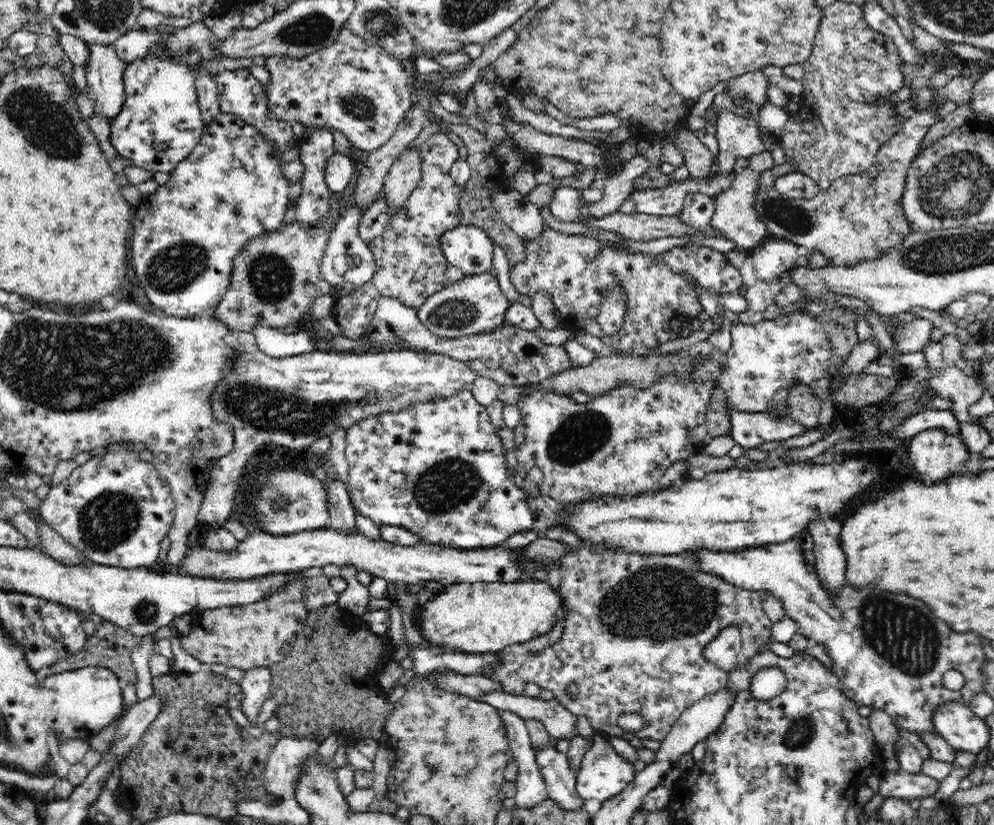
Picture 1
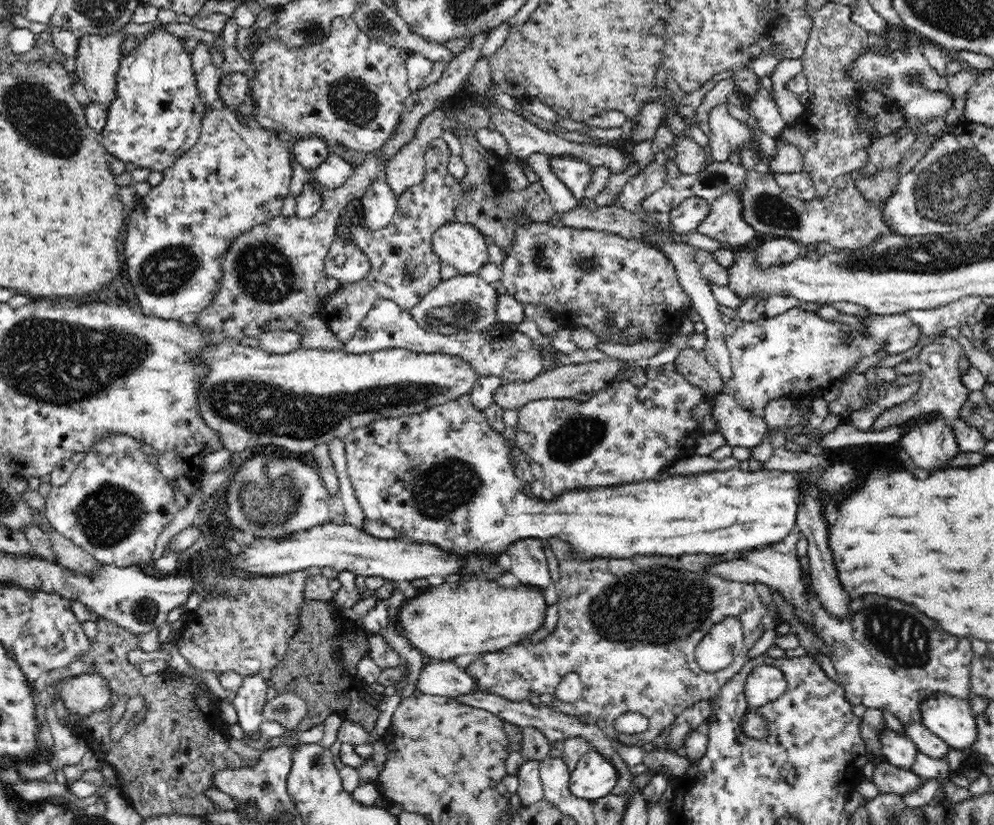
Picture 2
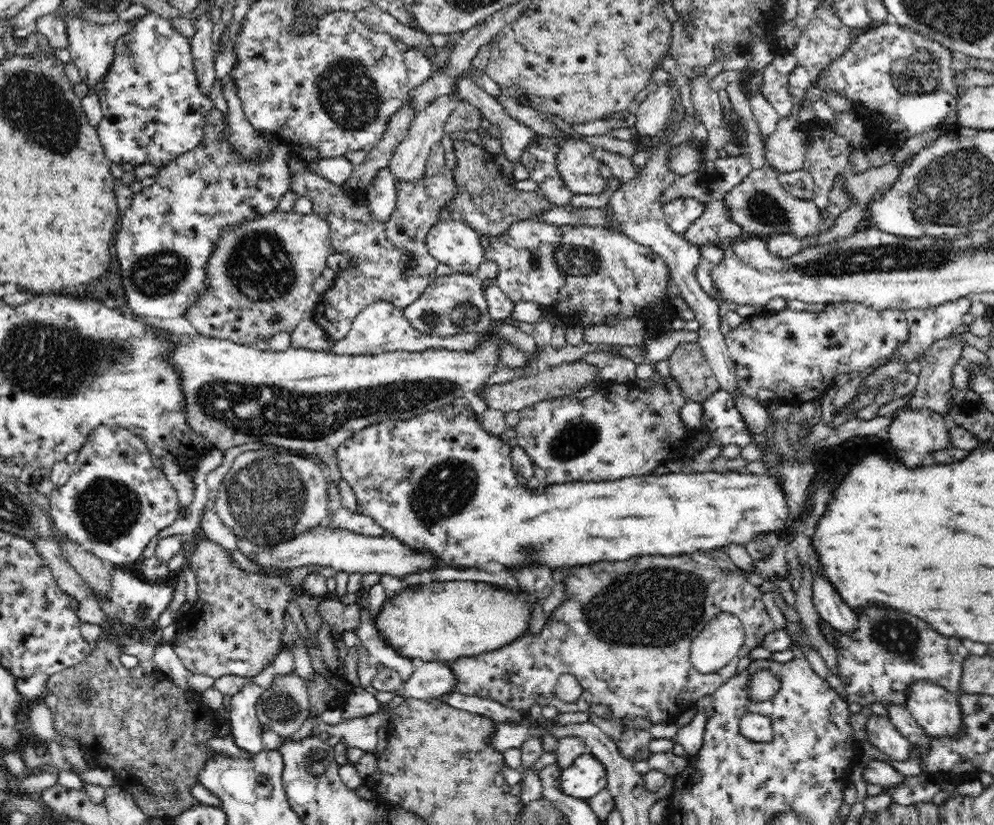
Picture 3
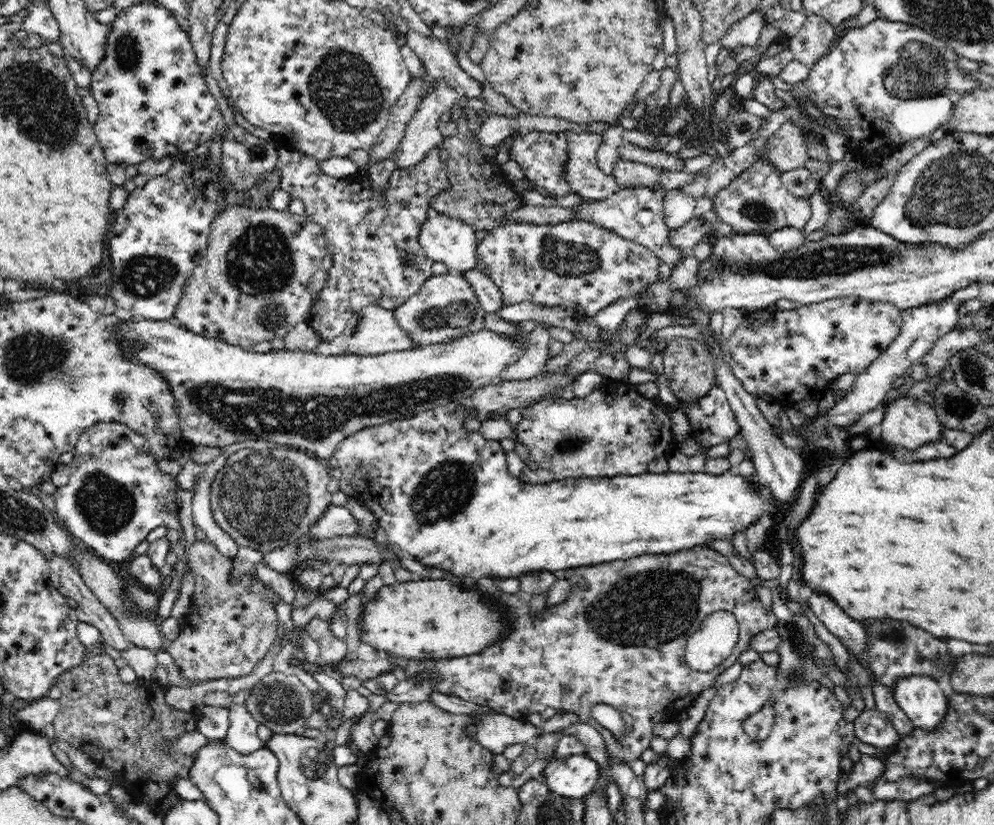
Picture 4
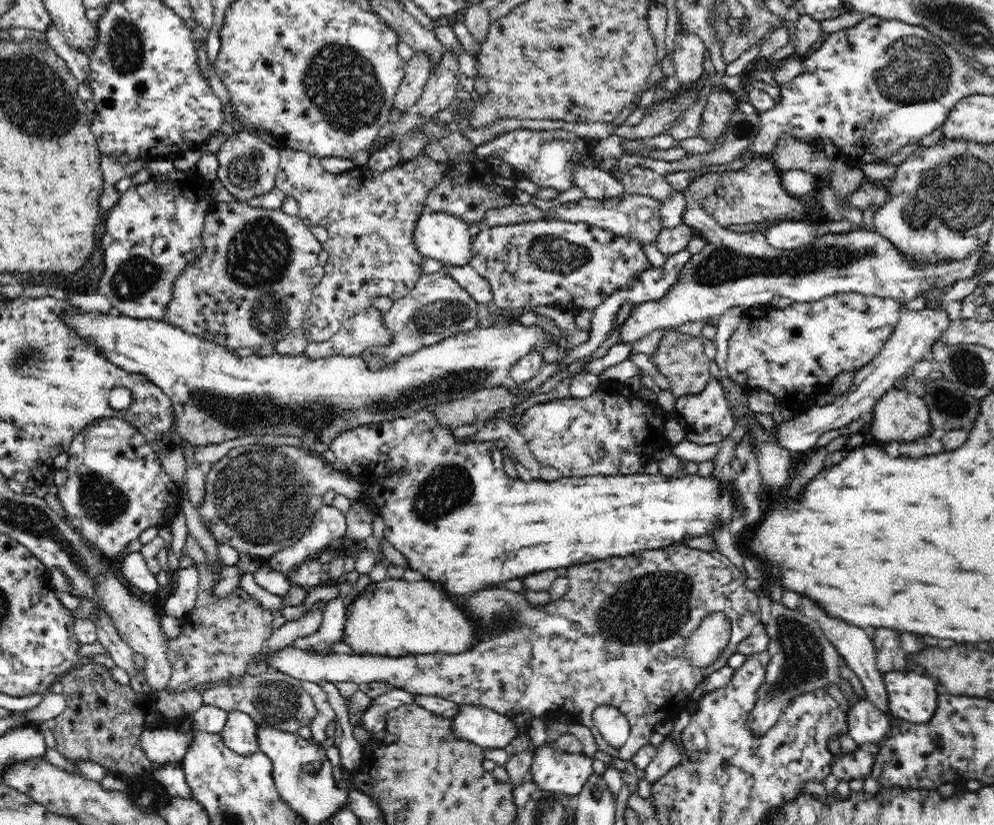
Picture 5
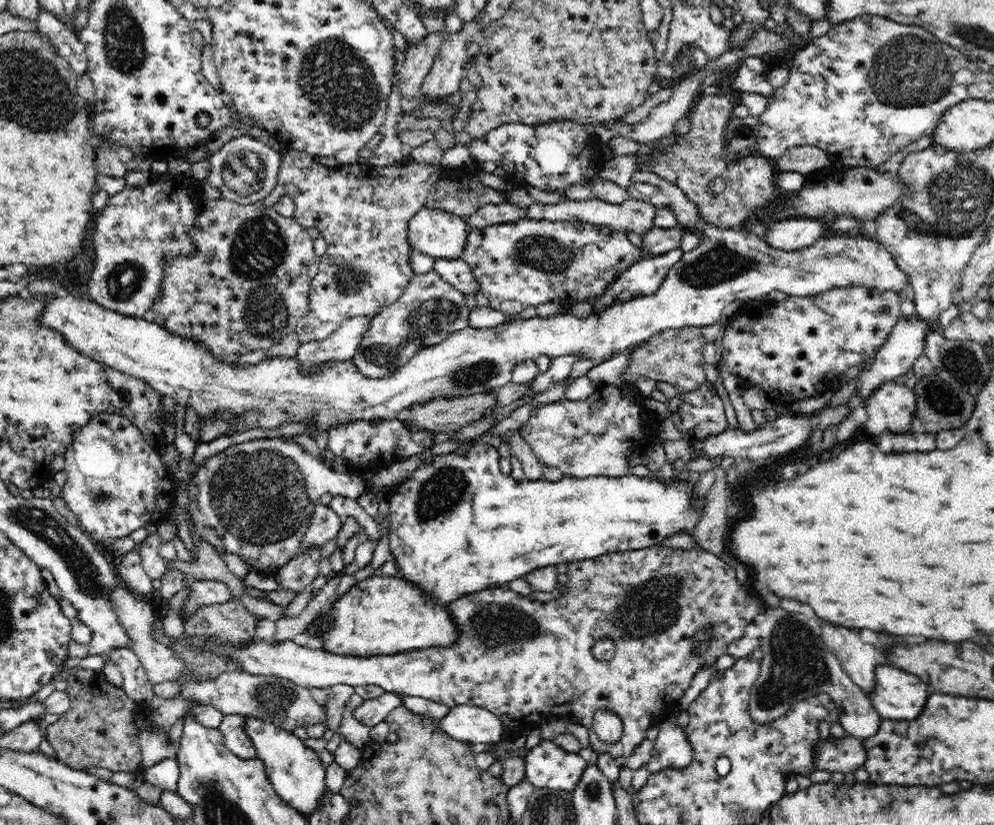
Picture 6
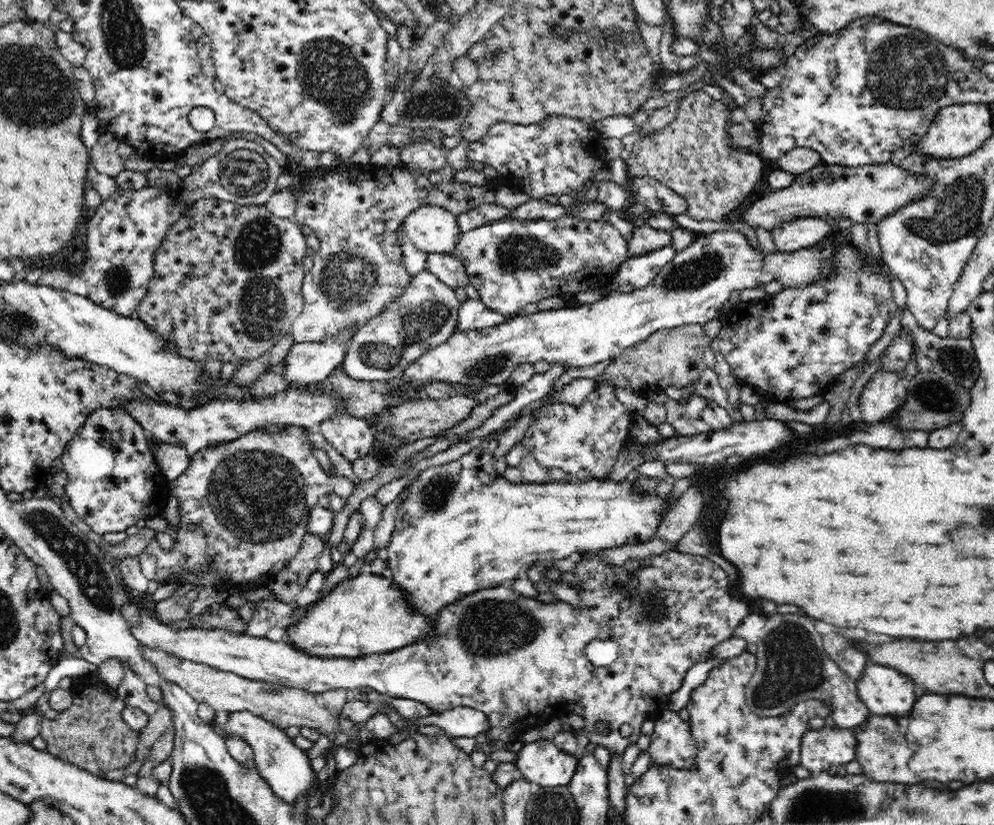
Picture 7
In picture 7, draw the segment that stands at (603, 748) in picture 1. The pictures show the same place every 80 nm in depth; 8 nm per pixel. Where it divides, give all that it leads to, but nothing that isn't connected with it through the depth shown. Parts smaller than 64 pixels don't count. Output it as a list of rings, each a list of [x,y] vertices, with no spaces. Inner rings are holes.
[[[548,739],[525,743],[514,760],[524,780],[534,786],[569,786],[578,758],[560,750]]]

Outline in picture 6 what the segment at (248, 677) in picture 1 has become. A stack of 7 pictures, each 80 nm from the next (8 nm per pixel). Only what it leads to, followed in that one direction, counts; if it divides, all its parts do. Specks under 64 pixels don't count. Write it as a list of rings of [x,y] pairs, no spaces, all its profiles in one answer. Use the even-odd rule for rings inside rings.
[[[227,714],[219,725],[223,741],[238,758],[250,759],[256,757],[256,749],[252,739],[246,733],[246,716],[244,714]]]

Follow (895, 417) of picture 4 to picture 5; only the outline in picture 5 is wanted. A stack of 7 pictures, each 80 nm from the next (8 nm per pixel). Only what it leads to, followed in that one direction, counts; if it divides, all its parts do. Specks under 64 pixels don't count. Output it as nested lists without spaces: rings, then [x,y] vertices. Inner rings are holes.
[[[896,387],[889,388],[885,392],[885,396],[874,405],[871,416],[873,419],[870,430],[876,442],[910,442],[920,438],[920,436],[929,436],[932,432],[929,410],[926,408],[924,399],[915,391]]]

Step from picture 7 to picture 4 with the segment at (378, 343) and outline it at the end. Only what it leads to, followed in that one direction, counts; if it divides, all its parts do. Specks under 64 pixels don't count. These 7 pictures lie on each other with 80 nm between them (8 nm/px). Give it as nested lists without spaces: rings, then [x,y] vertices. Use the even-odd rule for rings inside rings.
[[[448,272],[432,275],[416,296],[404,306],[395,308],[398,322],[422,344],[442,343],[446,339],[460,338],[486,330],[486,312],[481,309],[476,286],[463,273]]]

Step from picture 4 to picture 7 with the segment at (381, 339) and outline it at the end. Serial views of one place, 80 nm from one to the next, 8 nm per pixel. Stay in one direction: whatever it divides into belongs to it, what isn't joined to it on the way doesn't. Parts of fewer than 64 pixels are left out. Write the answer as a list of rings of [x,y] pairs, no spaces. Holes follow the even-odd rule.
[[[346,328],[324,342],[291,344],[284,357],[285,378],[289,382],[316,383],[325,379],[340,366],[345,357],[347,342],[358,328]]]

